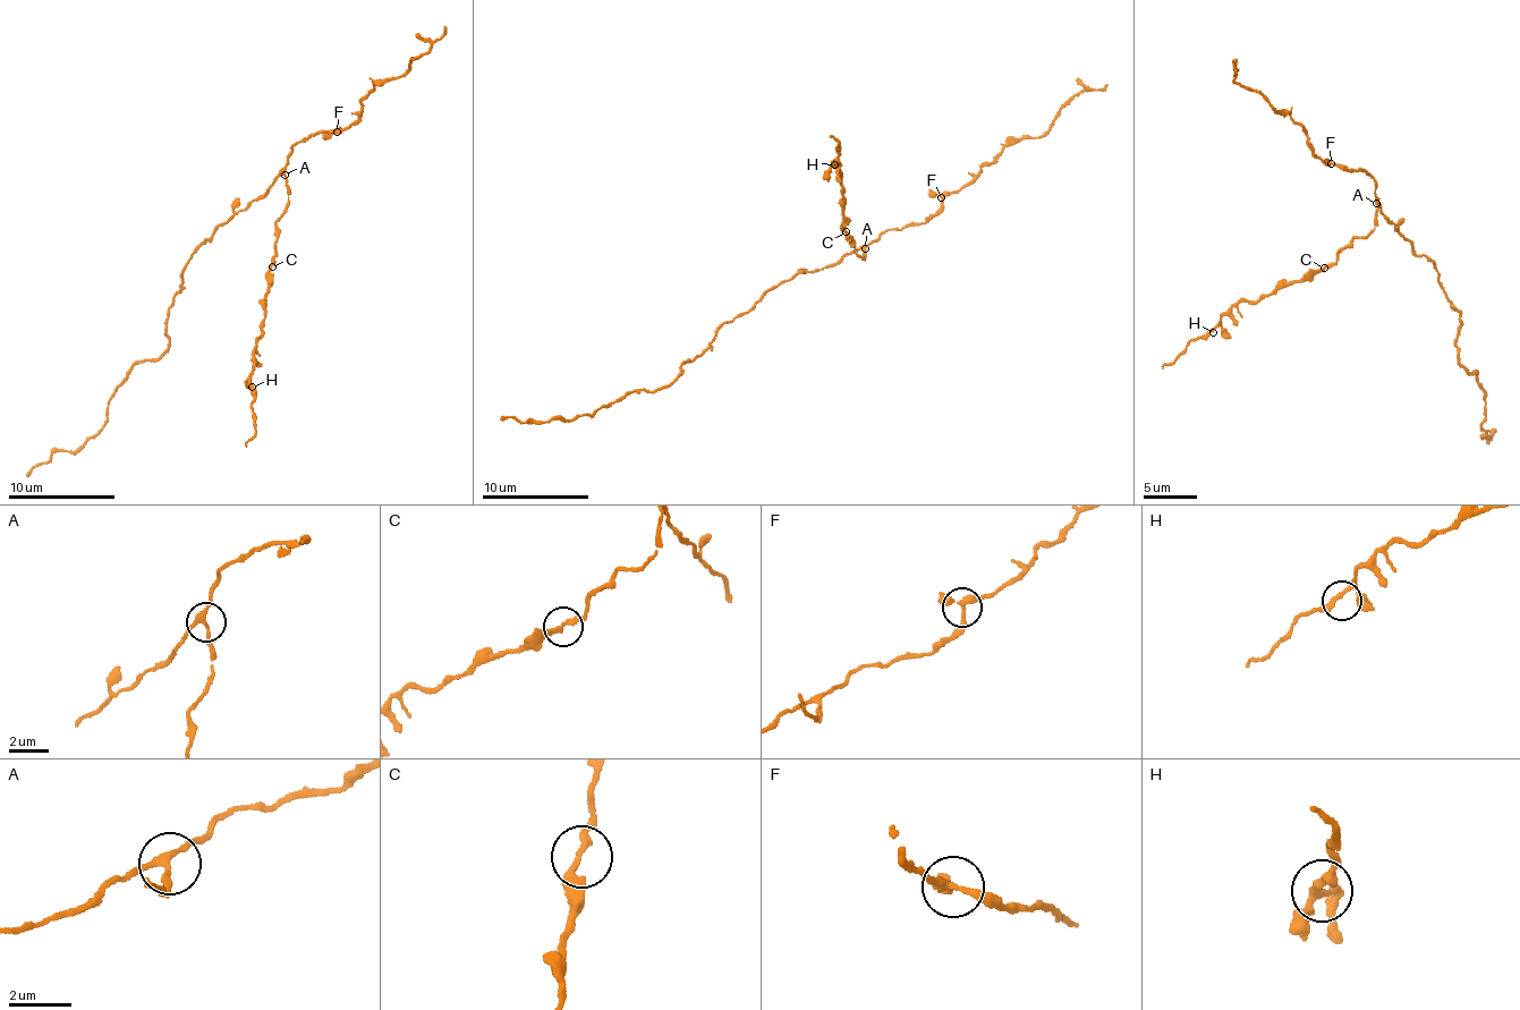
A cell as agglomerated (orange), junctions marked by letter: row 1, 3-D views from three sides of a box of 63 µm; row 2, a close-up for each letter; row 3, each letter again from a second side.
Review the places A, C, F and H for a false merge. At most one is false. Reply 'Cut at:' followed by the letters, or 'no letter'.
Cut at: no letter

